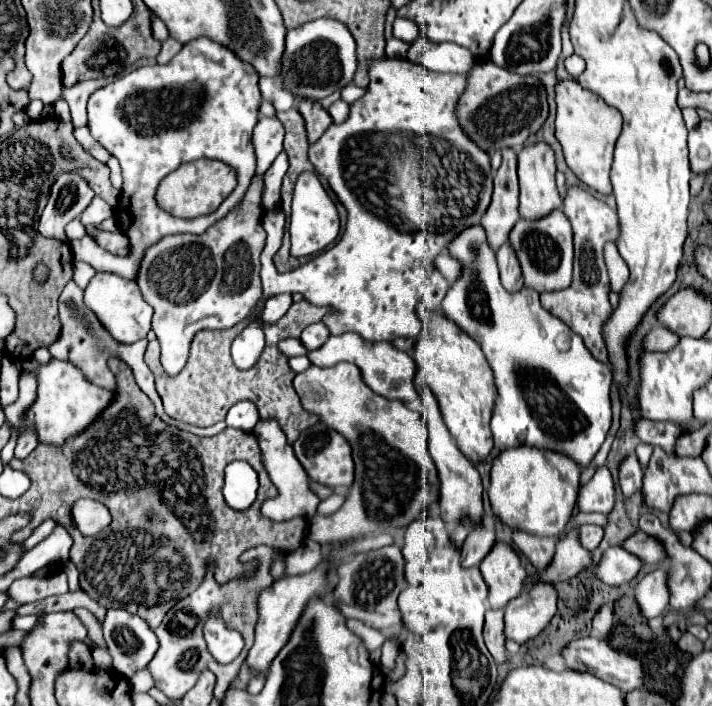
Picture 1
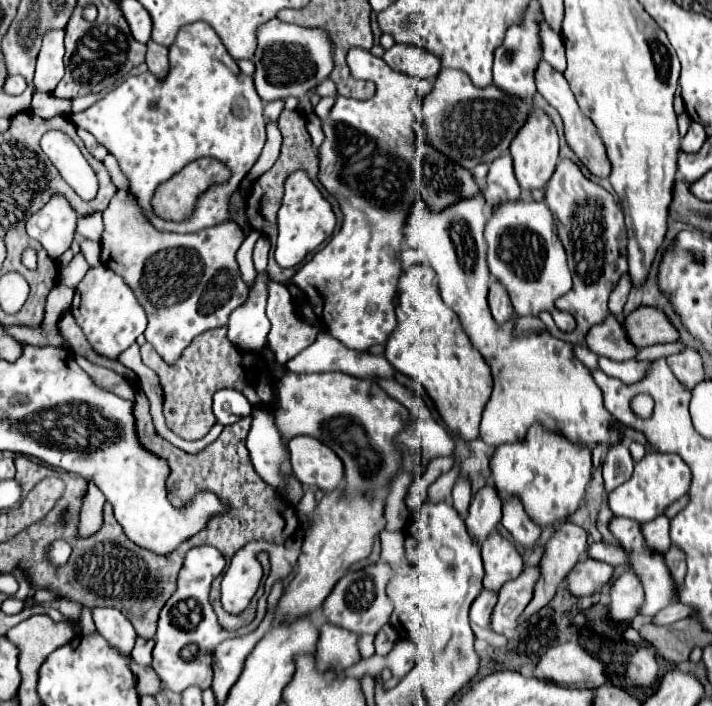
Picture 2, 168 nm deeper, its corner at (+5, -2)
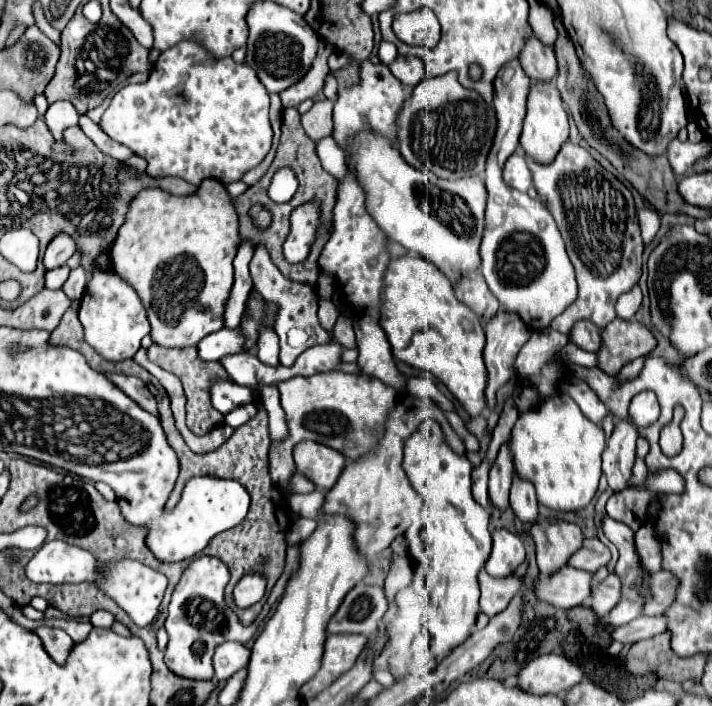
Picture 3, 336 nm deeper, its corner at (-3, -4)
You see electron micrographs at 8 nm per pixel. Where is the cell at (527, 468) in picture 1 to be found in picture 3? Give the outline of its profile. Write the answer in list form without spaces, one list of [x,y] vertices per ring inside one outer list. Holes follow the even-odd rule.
[[[553,396],[541,402],[541,406],[519,416],[511,432],[511,452],[515,460],[515,472],[527,476],[535,484],[539,504],[573,512],[585,508],[601,478],[601,452],[605,450],[605,432],[591,422],[571,396]]]

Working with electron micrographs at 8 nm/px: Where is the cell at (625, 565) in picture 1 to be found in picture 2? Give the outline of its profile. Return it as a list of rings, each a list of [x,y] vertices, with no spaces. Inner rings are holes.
[[[583,558],[569,574],[569,592],[573,596],[591,596],[599,586],[605,586],[613,578],[613,568],[607,562]]]

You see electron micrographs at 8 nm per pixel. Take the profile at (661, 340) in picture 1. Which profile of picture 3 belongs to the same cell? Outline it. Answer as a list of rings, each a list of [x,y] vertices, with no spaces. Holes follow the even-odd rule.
[[[579,320],[569,332],[569,340],[587,352],[599,350],[599,326],[593,326],[589,320]]]

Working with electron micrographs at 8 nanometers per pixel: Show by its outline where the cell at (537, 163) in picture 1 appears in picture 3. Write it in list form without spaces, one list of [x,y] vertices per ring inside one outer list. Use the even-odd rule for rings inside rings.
[[[531,82],[531,92],[527,98],[527,116],[521,132],[521,146],[523,150],[541,164],[549,164],[555,158],[555,152],[559,152],[561,144],[569,136],[569,120],[567,110],[563,108],[561,92],[555,86],[555,82]]]

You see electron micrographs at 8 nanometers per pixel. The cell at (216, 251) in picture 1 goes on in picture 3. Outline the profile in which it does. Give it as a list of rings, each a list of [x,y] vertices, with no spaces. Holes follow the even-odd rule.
[[[203,180],[199,194],[193,196],[173,196],[159,188],[145,188],[139,192],[131,202],[131,212],[119,230],[111,254],[115,272],[135,288],[147,310],[155,344],[167,348],[197,346],[201,338],[223,328],[223,304],[233,284],[233,258],[237,254],[237,246],[237,214],[231,204],[231,196],[219,180]]]

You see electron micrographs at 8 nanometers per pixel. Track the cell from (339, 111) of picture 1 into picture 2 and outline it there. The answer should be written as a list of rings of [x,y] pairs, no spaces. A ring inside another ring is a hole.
[[[321,98],[321,102],[315,106],[315,114],[317,114],[321,120],[327,120],[333,104],[335,104],[335,98]]]

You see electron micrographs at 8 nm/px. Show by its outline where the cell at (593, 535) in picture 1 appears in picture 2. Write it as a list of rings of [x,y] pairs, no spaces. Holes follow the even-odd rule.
[[[565,522],[565,524],[553,534],[553,538],[551,538],[551,540],[547,542],[547,546],[545,546],[545,554],[543,554],[543,560],[541,560],[541,578],[539,578],[539,582],[535,584],[533,600],[527,604],[525,612],[519,616],[517,624],[527,622],[527,618],[531,618],[535,612],[539,612],[541,608],[545,608],[545,606],[553,600],[553,596],[555,596],[559,584],[567,578],[567,574],[571,572],[571,568],[575,568],[575,564],[581,560],[581,556],[583,556],[585,552],[587,552],[587,532],[585,532],[581,526],[573,524],[573,522]]]

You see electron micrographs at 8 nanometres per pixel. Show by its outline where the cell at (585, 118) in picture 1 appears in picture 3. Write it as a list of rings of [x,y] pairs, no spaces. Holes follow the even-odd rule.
[[[529,36],[525,40],[517,58],[531,80],[551,80],[555,76],[555,52],[537,36]]]

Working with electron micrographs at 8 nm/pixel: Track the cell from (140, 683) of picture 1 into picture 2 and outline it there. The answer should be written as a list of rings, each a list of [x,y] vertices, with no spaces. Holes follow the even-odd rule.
[[[138,637],[132,650],[132,659],[141,666],[149,666],[152,662],[152,650],[154,641],[152,639],[143,639]]]

